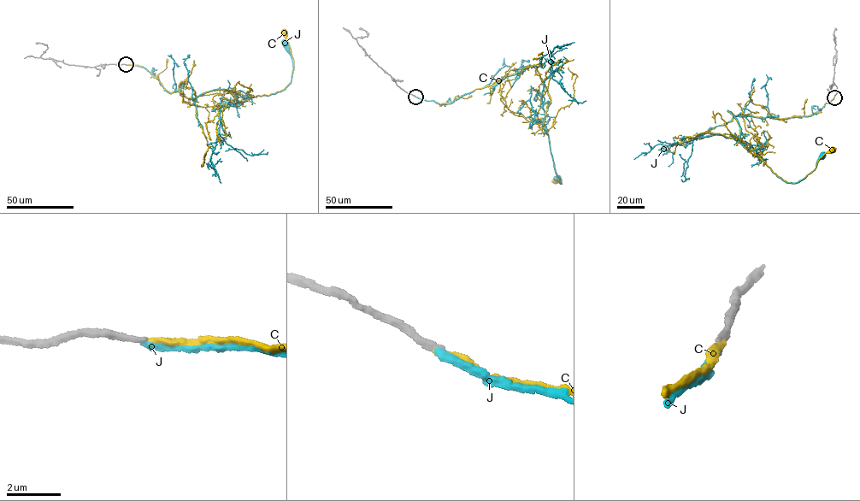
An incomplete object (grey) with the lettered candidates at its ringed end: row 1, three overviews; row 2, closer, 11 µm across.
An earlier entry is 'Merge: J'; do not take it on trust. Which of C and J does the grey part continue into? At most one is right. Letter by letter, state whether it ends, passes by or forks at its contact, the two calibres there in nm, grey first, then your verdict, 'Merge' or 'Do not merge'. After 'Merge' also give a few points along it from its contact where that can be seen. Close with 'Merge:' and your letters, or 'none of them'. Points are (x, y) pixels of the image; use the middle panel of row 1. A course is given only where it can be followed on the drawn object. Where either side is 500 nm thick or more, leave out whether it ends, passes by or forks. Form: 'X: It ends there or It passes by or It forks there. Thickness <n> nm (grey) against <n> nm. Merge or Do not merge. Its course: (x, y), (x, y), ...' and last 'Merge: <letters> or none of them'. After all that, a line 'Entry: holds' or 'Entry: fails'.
C: It ends there. Thickness 240 nm (grey) against 220 nm. Merge. Its course: (415, 97), (450, 103), (531, 66), (550, 100), (544, 124), (562, 183), (556, 180)
J: It ends there. Thickness 240 nm (grey) against 240 nm. Do not merge
Merge: C
Entry: fails

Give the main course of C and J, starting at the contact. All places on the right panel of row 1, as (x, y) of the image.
C: (834, 97), (808, 115), (778, 119), (727, 111), (737, 120), (743, 145), (787, 182), (800, 180), (833, 150)
J: (834, 97), (809, 116), (782, 120), (727, 110), (745, 147), (783, 180), (804, 178), (822, 156)

